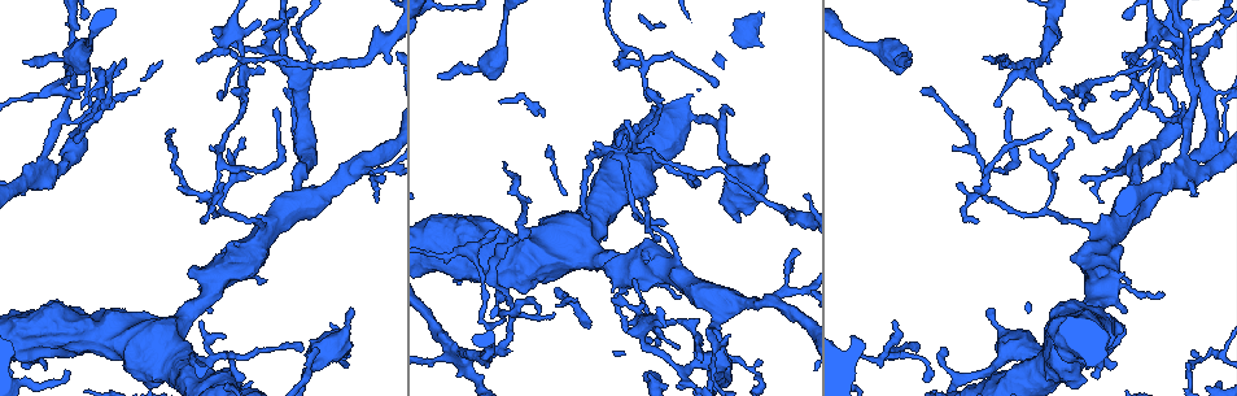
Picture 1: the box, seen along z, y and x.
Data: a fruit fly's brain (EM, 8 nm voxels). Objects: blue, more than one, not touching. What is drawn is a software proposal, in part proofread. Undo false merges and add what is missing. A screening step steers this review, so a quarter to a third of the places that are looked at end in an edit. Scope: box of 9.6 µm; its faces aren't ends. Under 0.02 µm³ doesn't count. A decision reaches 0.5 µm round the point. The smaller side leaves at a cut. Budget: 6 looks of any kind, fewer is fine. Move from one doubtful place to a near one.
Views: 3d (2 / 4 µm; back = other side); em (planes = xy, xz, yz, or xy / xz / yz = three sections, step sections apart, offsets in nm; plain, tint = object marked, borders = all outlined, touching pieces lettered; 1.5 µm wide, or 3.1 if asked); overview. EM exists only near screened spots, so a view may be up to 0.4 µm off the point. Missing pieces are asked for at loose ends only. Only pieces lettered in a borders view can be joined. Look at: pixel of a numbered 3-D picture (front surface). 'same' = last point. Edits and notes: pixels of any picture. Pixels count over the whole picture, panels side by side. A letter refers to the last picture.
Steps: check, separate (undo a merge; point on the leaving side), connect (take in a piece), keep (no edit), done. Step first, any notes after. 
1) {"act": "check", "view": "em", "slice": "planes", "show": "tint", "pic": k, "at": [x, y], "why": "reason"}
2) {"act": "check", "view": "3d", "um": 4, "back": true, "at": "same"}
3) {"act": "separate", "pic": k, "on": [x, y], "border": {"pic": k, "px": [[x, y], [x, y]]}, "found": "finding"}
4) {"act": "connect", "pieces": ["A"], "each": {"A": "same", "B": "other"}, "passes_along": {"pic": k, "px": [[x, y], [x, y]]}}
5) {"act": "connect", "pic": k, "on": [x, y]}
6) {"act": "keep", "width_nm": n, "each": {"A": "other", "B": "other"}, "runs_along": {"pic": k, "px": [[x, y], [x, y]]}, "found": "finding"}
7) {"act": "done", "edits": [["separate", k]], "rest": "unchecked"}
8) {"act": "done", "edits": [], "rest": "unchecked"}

{"act": "check", "view": "em", "slice": "planes", "show": "borders", "pic": 1, "at": [433, 358]}

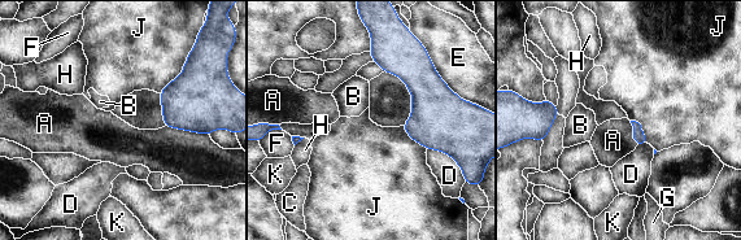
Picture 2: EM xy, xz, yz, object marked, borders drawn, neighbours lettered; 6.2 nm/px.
{"act": "keep", "width_nm": 80, "each": {"A": "other", "B": "other", "C": "other", "D": "other", "E": "other", "F": "other", "G": "other", "H": "other", "J": "other", "K": "other"}, "border": {"pic": 2, "px": [[165, 125], [209, 136]]}, "found": "one neuron here"}

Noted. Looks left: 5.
{"act": "check", "view": "3d", "um": 4, "pic": 1, "at": [175, 129], "why": "long arm stops here"}

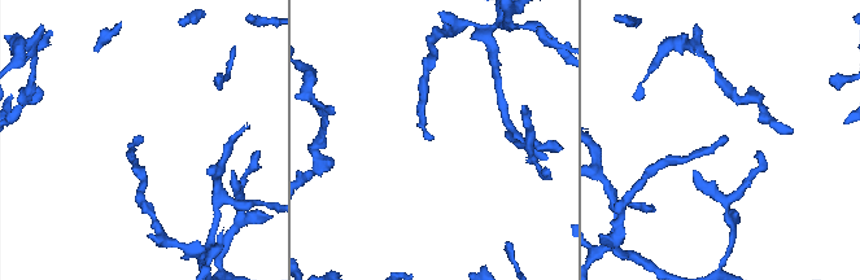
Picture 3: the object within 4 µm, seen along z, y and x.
{"act": "check", "view": "em", "slice": "planes", "show": "borders", "pic": 3, "at": [142, 136], "why": "need the tissue"}

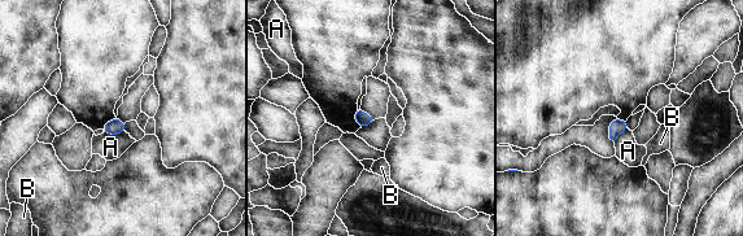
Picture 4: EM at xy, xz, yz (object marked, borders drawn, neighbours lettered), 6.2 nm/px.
{"act": "keep", "each": {"A": "other", "B": "other"}, "border": {"pic": 4, "px": [[125, 131], [119, 134], [103, 134]]}, "found": "no lettered piece goes on from it"}

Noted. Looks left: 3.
{"act": "check", "view": "em", "slice": "planes", "show": "borders", "pic": 1, "at": [376, 44], "why": "calibre changes"}

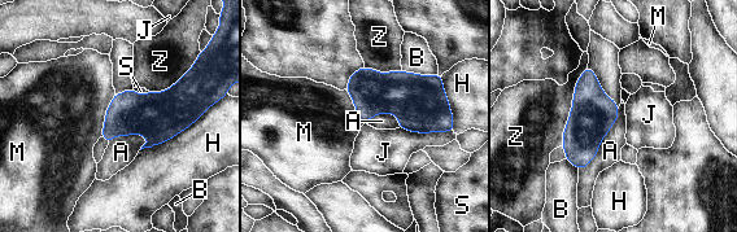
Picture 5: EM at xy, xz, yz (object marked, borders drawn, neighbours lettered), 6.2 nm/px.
{"act": "keep", "longest_contact_nm": ["Z", 550], "each": {"A": "other", "B": "other", "H": "other", "J": "other", "M": "other", "S": "other", "Z": "other"}, "border": {"pic": 5, "px": [[619, 108], [597, 154], [579, 170]]}, "found": "continuous, no second neuron"}

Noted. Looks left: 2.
{"act": "done", "edits": [], "rest": "unchecked"}

